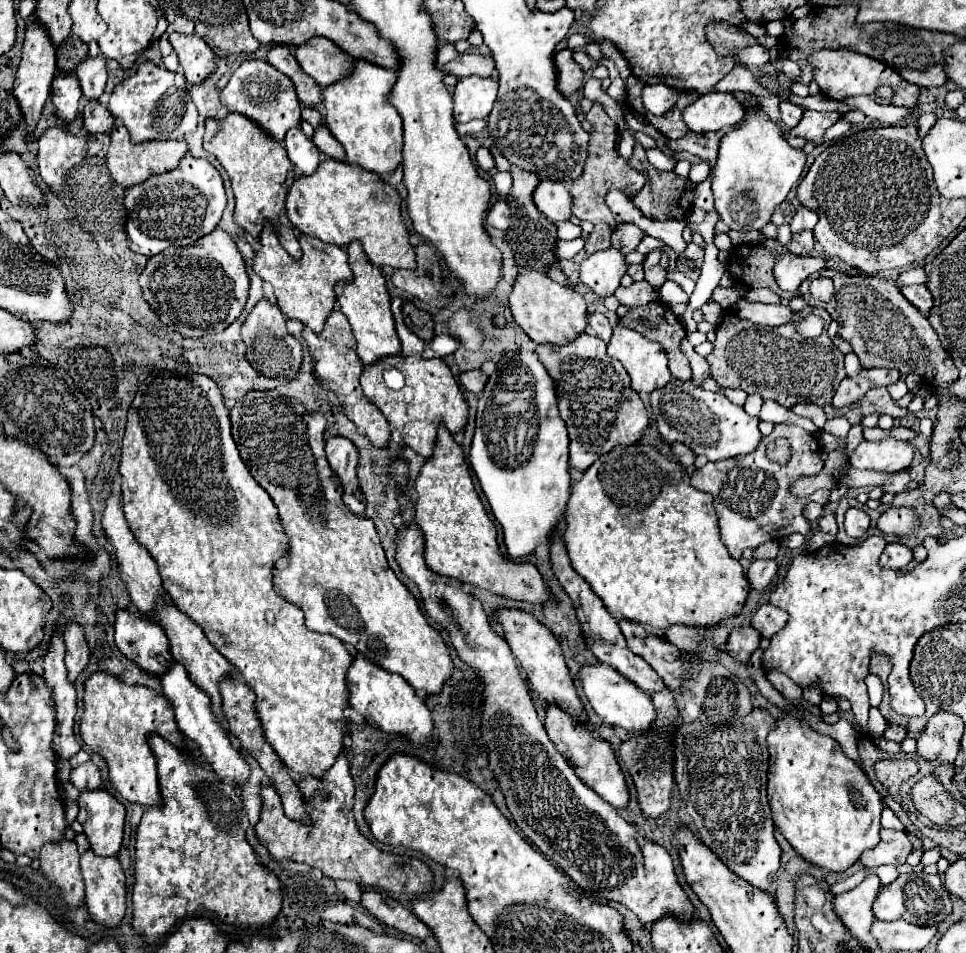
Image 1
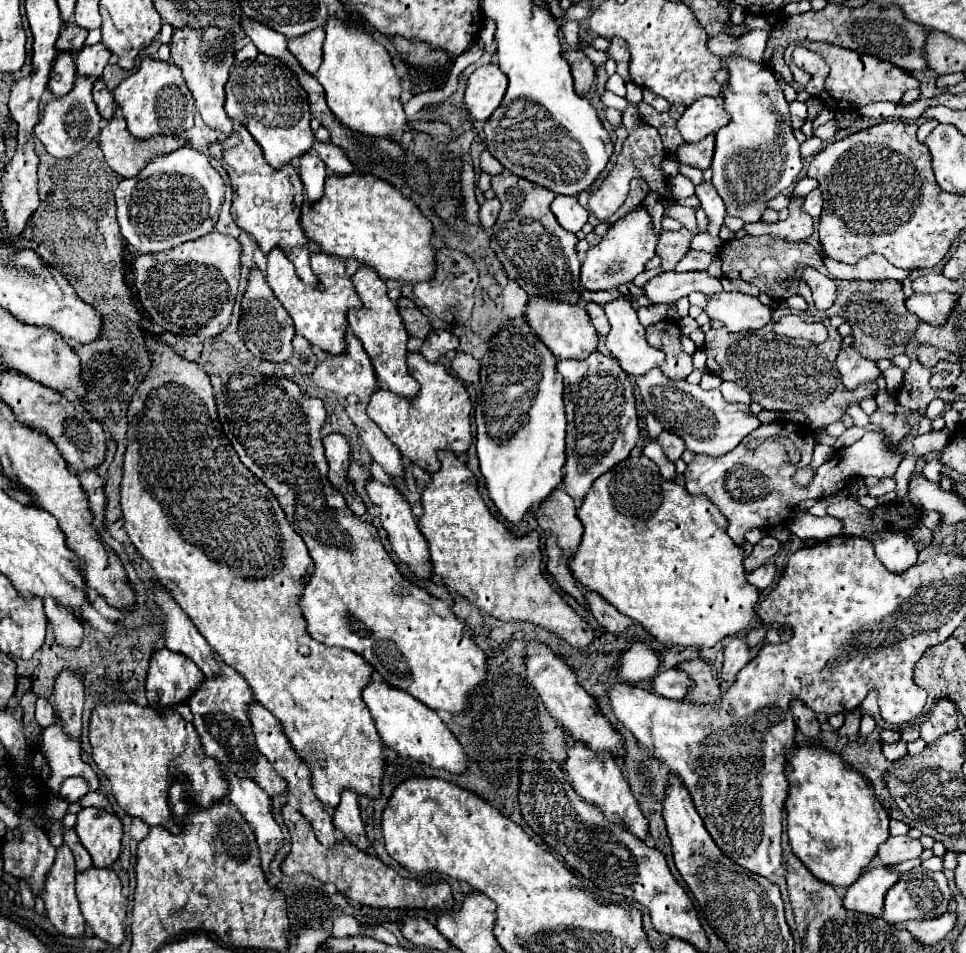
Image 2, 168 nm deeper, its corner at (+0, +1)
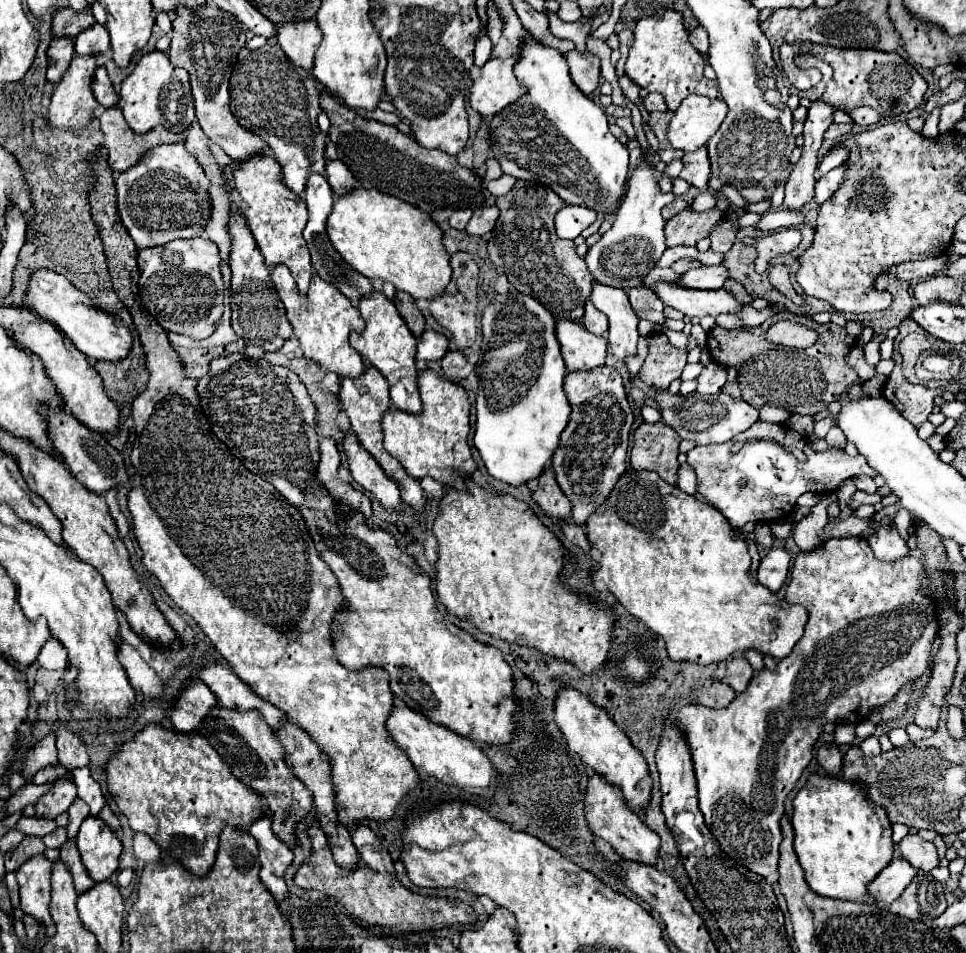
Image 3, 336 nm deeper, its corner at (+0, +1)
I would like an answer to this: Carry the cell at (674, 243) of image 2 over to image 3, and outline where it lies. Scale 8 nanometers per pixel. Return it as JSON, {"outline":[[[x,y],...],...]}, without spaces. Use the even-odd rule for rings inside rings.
{"outline":[[[713,207],[709,211],[693,211],[693,209],[683,209],[675,217],[671,217],[665,225],[665,239],[667,247],[675,245],[697,245],[703,237],[709,235],[711,227],[727,215],[725,209]]]}

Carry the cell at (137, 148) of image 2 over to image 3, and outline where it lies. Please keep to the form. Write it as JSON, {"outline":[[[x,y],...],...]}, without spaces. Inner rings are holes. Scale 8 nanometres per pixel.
{"outline":[[[117,105],[109,107],[101,115],[101,131],[105,135],[103,145],[109,151],[109,159],[107,159],[109,167],[119,173],[133,167],[133,163],[137,163],[137,159],[141,159],[141,155],[149,151],[151,147],[159,143],[181,143],[183,141],[181,133],[167,131],[165,127],[153,127],[151,131],[137,135],[125,123],[123,113]]]}

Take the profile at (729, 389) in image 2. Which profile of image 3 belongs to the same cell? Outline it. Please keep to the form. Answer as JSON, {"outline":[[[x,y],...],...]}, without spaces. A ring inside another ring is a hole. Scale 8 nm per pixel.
{"outline":[[[709,363],[697,375],[697,391],[699,393],[719,393],[727,381],[727,369],[717,363]]]}

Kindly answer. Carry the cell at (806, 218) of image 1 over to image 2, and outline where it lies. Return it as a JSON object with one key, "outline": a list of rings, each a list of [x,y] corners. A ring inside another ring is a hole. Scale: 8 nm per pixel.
{"outline":[[[813,189],[813,191],[805,197],[805,201],[803,201],[801,209],[803,209],[805,213],[809,213],[813,219],[817,219],[817,217],[821,215],[821,205],[823,205],[821,191],[819,191],[819,189]]]}

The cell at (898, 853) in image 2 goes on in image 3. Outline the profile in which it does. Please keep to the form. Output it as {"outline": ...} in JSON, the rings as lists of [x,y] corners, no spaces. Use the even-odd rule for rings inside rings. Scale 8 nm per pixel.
{"outline":[[[907,835],[899,843],[899,851],[917,869],[933,871],[939,865],[939,855],[937,855],[937,849],[935,849],[933,841],[925,841],[919,835]]]}

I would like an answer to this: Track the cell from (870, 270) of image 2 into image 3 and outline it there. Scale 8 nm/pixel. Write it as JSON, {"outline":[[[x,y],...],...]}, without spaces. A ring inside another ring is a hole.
{"outline":[[[939,255],[939,257],[933,257],[933,259],[905,261],[905,263],[893,265],[889,269],[889,273],[897,275],[899,279],[905,279],[905,281],[919,281],[919,279],[925,279],[925,277],[941,273],[947,263],[949,263],[949,257],[947,255]]]}

